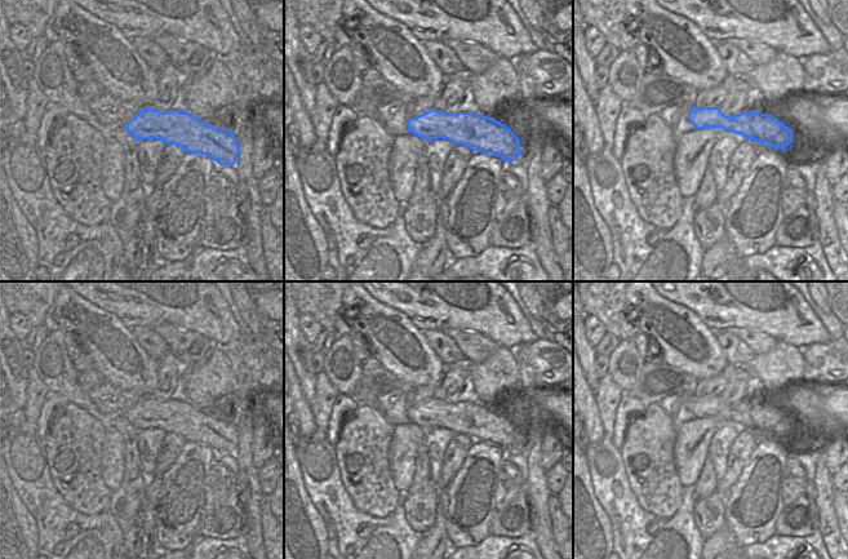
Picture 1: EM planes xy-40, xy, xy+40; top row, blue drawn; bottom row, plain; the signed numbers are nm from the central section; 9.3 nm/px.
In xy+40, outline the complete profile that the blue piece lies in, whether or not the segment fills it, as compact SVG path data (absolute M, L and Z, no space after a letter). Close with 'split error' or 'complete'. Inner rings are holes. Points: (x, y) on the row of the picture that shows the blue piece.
M693 105L688 112L688 120L696 129L723 128L743 136L746 141L768 143L774 148L786 148L792 142L792 132L789 127L777 117L755 110L728 117L719 107L697 108Z; complete

